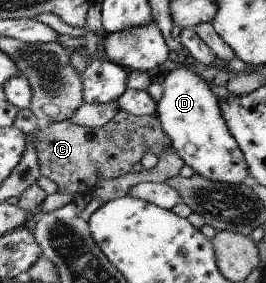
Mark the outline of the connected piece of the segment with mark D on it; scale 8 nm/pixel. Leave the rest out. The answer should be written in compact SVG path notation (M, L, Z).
M192 65L186 69L174 69L162 79L162 97L155 103L155 115L171 147L193 173L213 182L242 185L249 174L242 152L228 131L218 98Z

